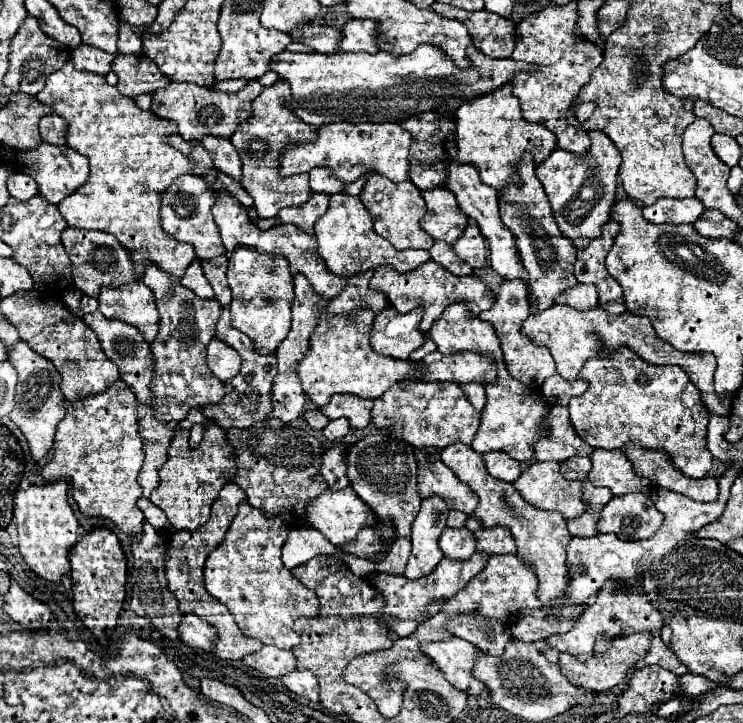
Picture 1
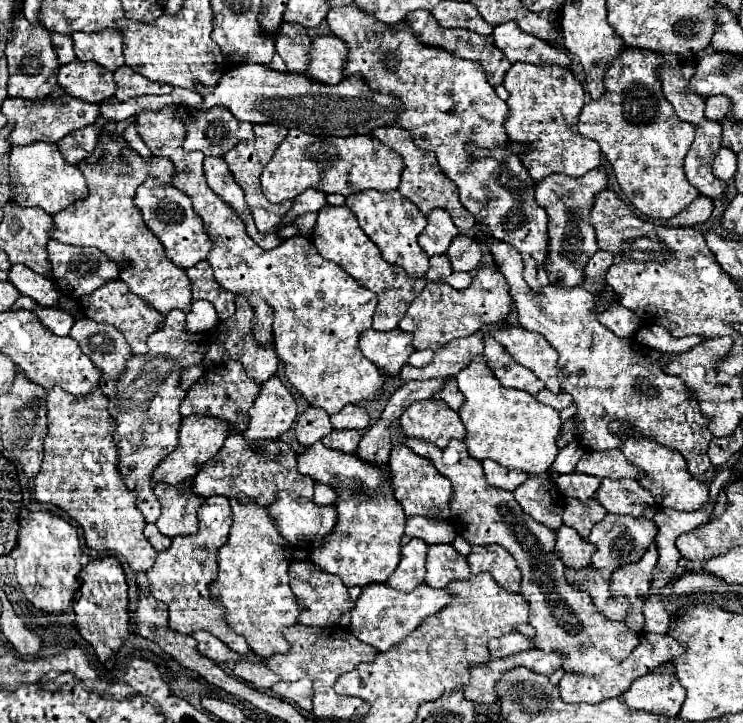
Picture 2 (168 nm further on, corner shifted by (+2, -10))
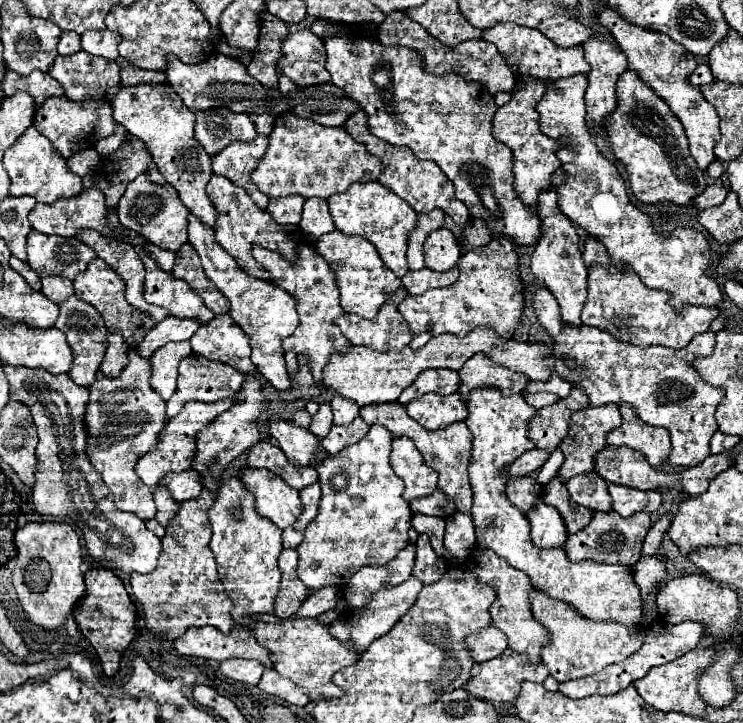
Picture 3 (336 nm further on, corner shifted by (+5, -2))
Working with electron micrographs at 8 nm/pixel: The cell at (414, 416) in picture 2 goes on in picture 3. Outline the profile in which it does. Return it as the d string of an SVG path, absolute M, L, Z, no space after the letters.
M429 392L423 398L411 400L405 408L413 420L417 420L425 430L431 432L441 430L443 426L449 426L453 422L463 422L467 418L461 394L441 396L437 392Z

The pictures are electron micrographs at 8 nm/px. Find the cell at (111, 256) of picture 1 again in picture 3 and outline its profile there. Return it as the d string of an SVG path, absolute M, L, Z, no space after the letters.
M31 232L27 240L29 266L43 276L65 276L75 280L85 266L97 258L95 250L83 244L79 238L45 236L41 232Z

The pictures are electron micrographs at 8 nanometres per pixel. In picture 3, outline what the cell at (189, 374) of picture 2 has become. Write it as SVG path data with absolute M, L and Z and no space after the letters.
M169 342L155 350L153 354L153 388L161 394L161 398L169 400L177 386L177 368L179 362L187 356L191 356L193 350L189 342Z

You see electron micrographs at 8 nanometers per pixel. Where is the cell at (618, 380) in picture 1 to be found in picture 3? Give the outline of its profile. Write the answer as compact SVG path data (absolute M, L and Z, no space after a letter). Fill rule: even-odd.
M523 280L521 284L531 298L539 324L553 338L551 348L555 356L555 372L567 382L581 386L587 392L591 406L629 402L643 422L667 428L673 444L669 464L673 466L697 466L711 454L709 438L717 432L713 414L725 392L705 384L691 366L691 360L697 356L709 356L713 352L715 332L703 332L695 336L689 346L679 350L667 346L635 346L617 340L613 334L601 328L563 322L557 298L549 288L539 284L527 286ZM569 362L575 366L569 366Z

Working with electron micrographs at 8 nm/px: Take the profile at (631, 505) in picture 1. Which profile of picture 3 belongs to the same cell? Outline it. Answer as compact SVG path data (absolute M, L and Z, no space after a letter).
M595 512L593 520L589 526L579 530L577 534L567 538L565 552L569 560L581 562L581 560L595 560L595 562L605 562L605 564L623 564L623 566L633 566L637 562L637 554L641 554L641 546L645 540L645 534L651 528L649 514L637 512L629 518L621 518L617 512Z

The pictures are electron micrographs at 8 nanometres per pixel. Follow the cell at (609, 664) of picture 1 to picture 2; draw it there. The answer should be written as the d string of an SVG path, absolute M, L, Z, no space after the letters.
M644 634L642 642L636 646L636 650L632 650L632 654L630 654L624 662L620 662L616 668L606 670L606 672L600 674L600 676L564 674L564 678L560 680L560 696L562 696L564 702L570 702L570 704L578 704L578 702L598 704L598 702L604 702L604 700L608 700L608 698L622 696L636 678L640 678L640 676L656 670L656 668L662 666L662 664L672 662L674 658L678 658L680 654L684 654L684 650L686 650L686 646L680 644L680 642L676 642L676 640L674 640L672 636L668 636L668 634Z

